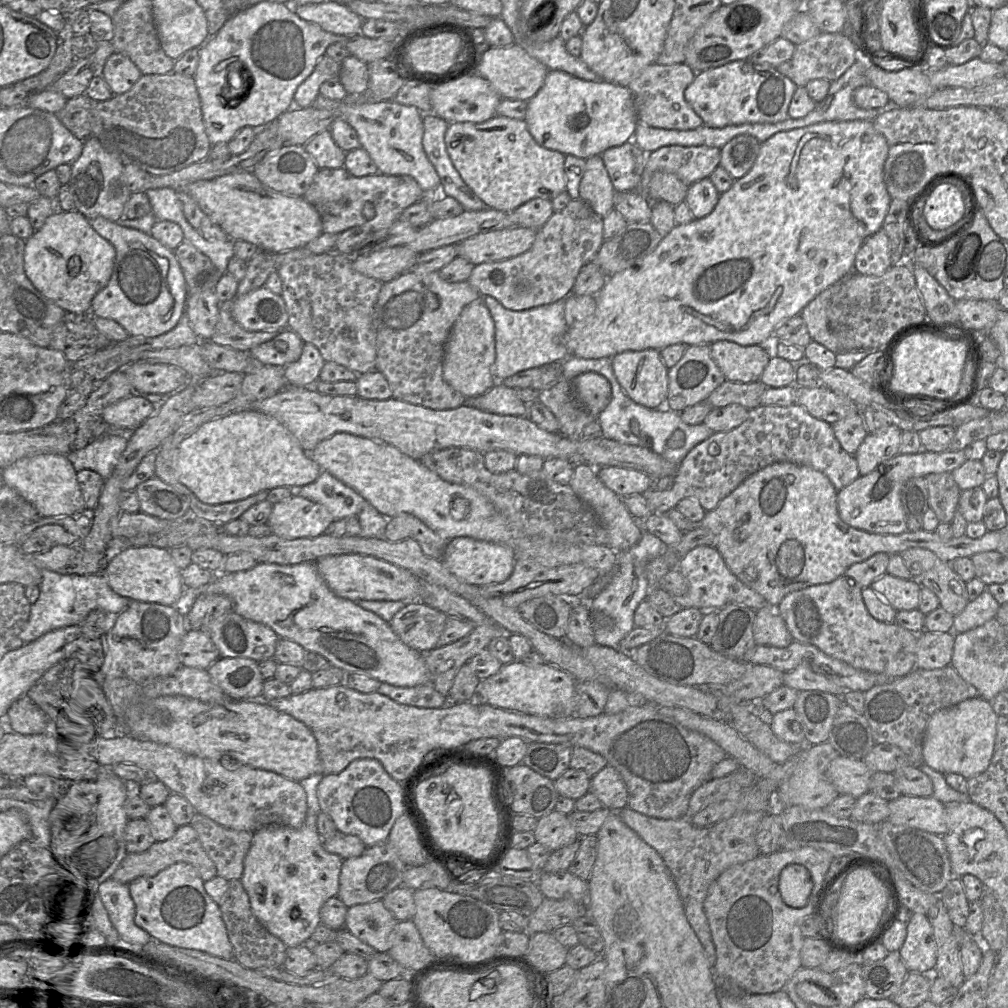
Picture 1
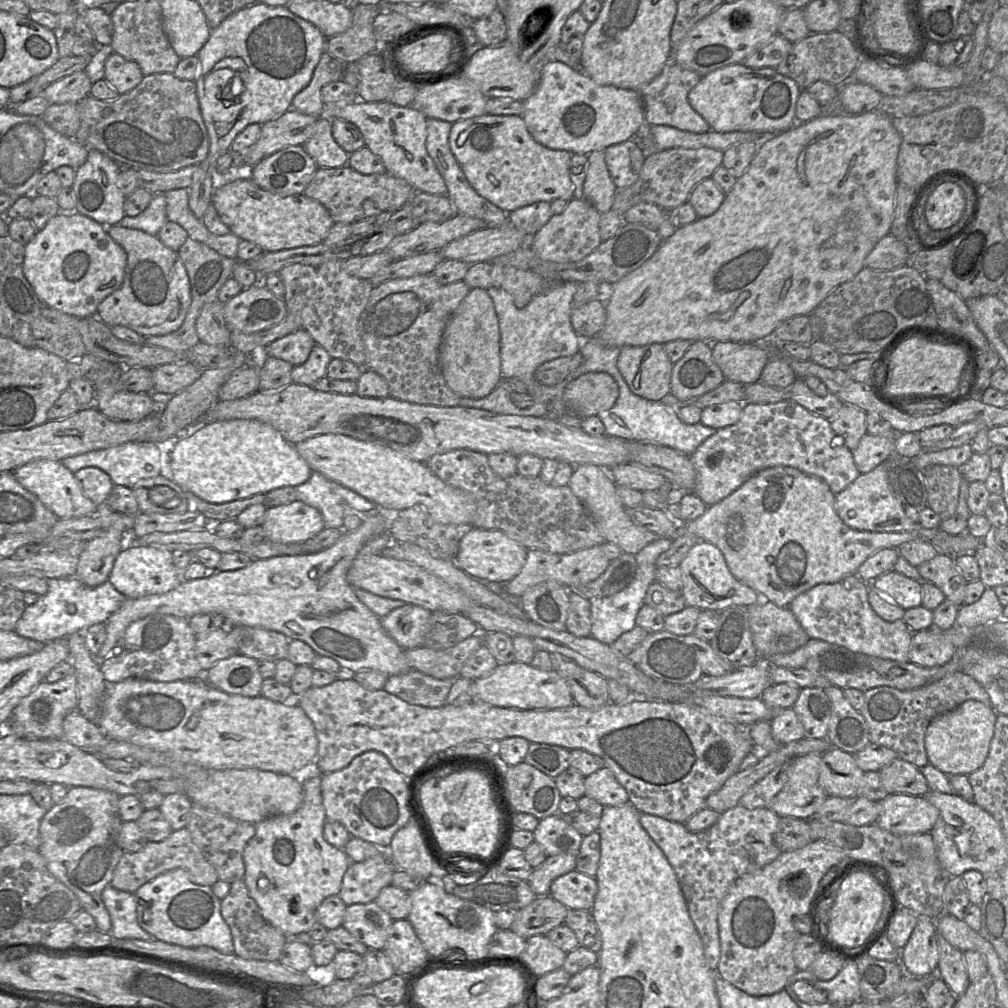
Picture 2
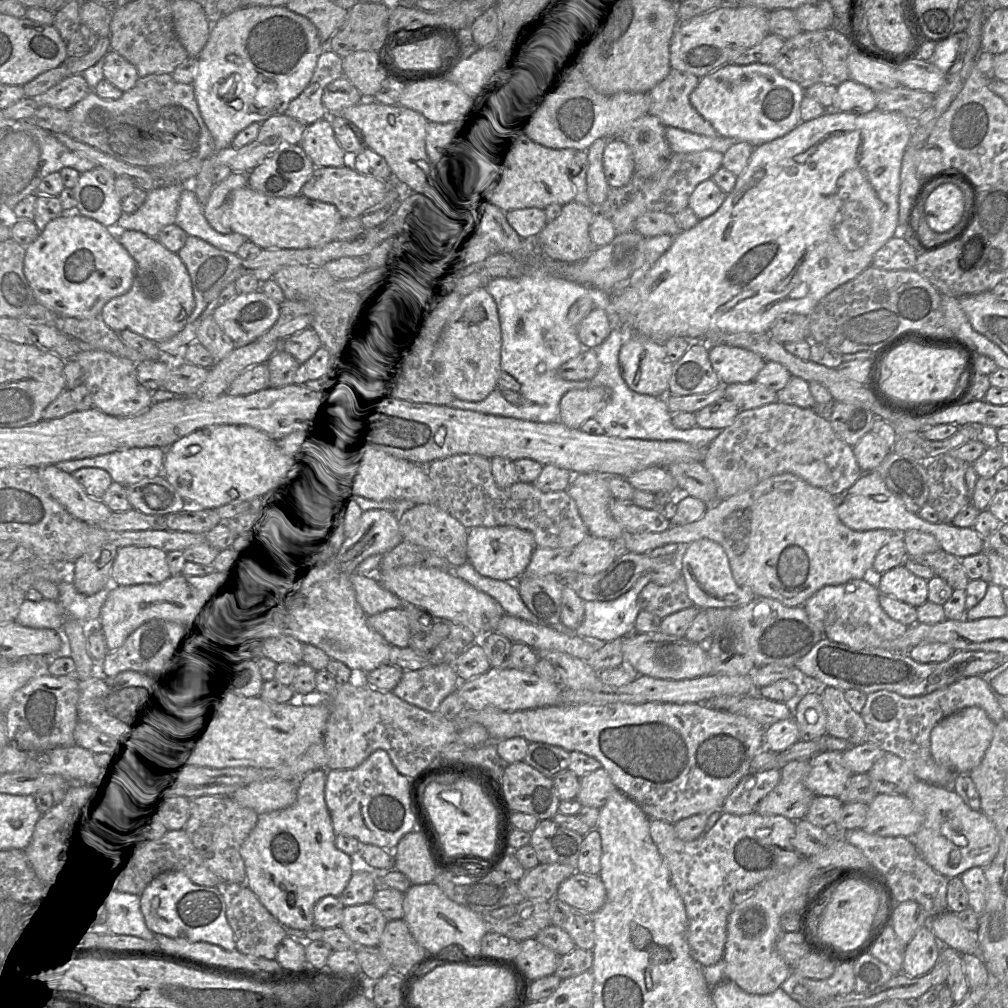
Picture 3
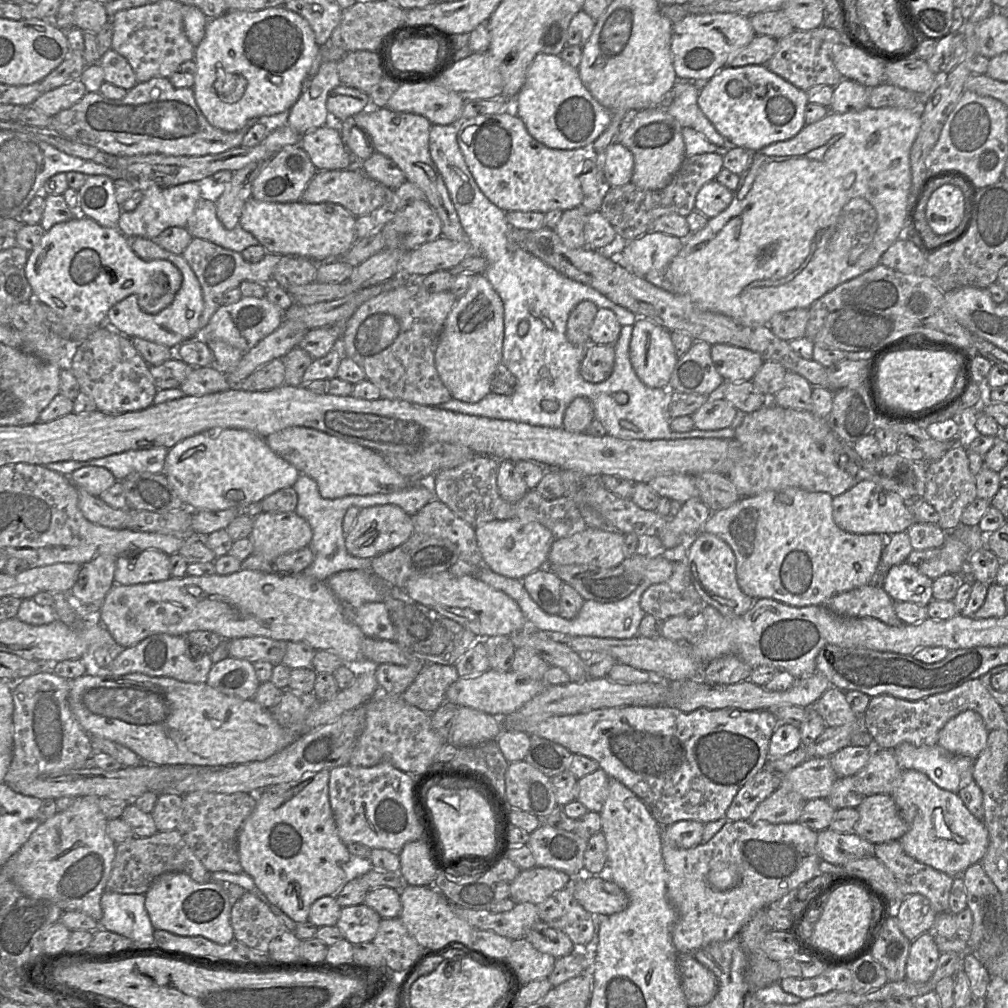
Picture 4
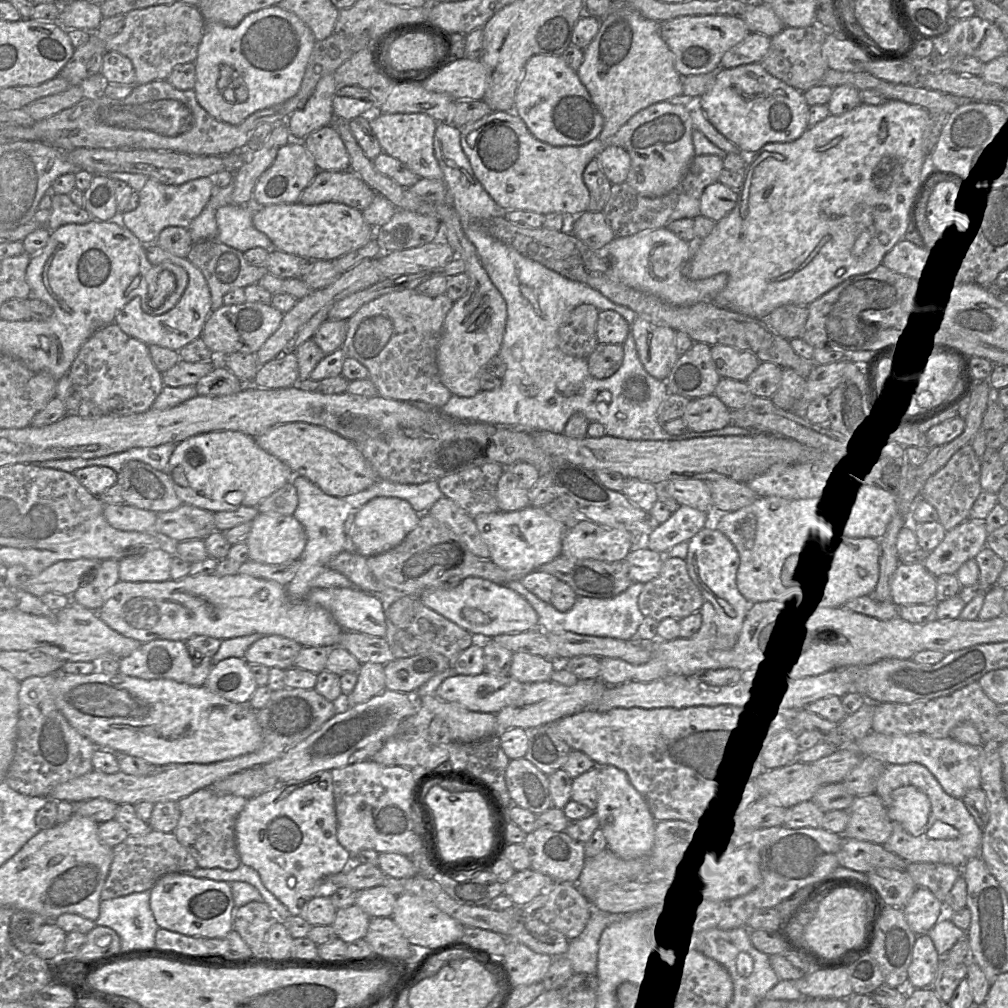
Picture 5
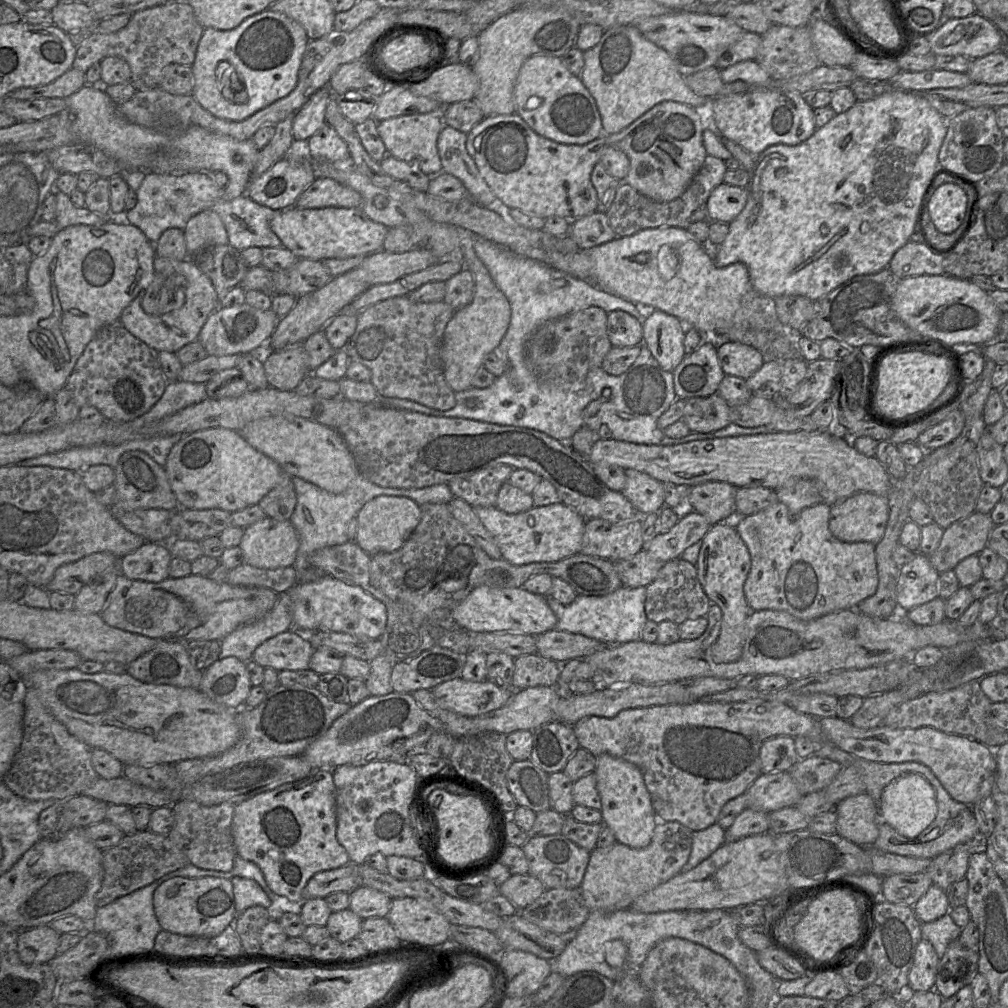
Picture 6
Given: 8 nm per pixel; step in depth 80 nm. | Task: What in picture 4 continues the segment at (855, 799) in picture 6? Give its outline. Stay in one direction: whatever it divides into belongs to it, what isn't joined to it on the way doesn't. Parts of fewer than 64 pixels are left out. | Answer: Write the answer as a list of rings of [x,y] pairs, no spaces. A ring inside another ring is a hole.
[[[892,795],[865,796],[856,809],[859,819],[853,832],[873,844],[899,840],[909,829]]]

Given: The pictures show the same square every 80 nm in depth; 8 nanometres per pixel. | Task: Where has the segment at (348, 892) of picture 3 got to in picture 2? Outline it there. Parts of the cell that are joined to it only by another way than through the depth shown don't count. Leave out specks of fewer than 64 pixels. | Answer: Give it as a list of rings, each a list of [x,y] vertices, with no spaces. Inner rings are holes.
[[[388,850],[363,862],[351,862],[343,876],[338,896],[346,906],[373,902],[383,888],[391,885],[396,869]]]

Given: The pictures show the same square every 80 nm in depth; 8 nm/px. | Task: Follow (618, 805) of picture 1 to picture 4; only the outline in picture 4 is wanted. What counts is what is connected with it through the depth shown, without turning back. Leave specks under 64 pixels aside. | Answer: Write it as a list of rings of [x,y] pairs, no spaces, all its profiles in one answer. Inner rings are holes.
[[[598,768],[578,779],[576,800],[582,803],[588,811],[599,813],[608,793],[608,783],[609,777],[601,768]]]

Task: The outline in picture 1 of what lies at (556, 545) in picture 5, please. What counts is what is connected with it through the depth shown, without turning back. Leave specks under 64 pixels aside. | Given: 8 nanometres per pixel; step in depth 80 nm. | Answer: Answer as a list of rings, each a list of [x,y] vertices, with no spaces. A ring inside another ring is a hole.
[[[457,537],[450,540],[446,546],[443,563],[459,580],[476,585],[490,585],[507,580],[516,562],[515,551],[506,545],[476,540],[470,537]]]

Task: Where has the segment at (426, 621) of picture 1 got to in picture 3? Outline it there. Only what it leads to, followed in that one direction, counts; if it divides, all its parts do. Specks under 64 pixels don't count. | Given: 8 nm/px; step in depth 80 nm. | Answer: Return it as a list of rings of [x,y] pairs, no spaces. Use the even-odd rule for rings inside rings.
[[[395,608],[368,616],[369,626],[381,634],[391,645],[399,648],[409,646],[410,625],[407,609]]]

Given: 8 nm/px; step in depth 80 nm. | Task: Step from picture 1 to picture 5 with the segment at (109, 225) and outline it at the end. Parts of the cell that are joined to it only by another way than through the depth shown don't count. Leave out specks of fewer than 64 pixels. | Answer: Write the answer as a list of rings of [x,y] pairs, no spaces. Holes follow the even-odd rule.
[[[155,243],[146,246],[147,259],[152,265],[169,262],[183,268],[188,274],[188,284],[182,297],[174,308],[161,314],[149,315],[141,309],[141,299],[136,296],[129,301],[115,316],[116,323],[127,335],[145,343],[146,345],[157,345],[174,351],[199,338],[211,310],[210,289],[201,271],[186,257],[178,257],[171,254]]]

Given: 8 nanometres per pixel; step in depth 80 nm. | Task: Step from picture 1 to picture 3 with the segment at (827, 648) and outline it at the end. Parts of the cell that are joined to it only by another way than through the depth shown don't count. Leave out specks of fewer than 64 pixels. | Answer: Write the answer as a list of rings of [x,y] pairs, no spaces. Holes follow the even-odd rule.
[[[873,578],[854,579],[843,584],[822,587],[802,606],[809,620],[831,641],[854,649],[890,649],[890,641],[902,636],[908,627],[889,617],[879,603],[880,596]]]

